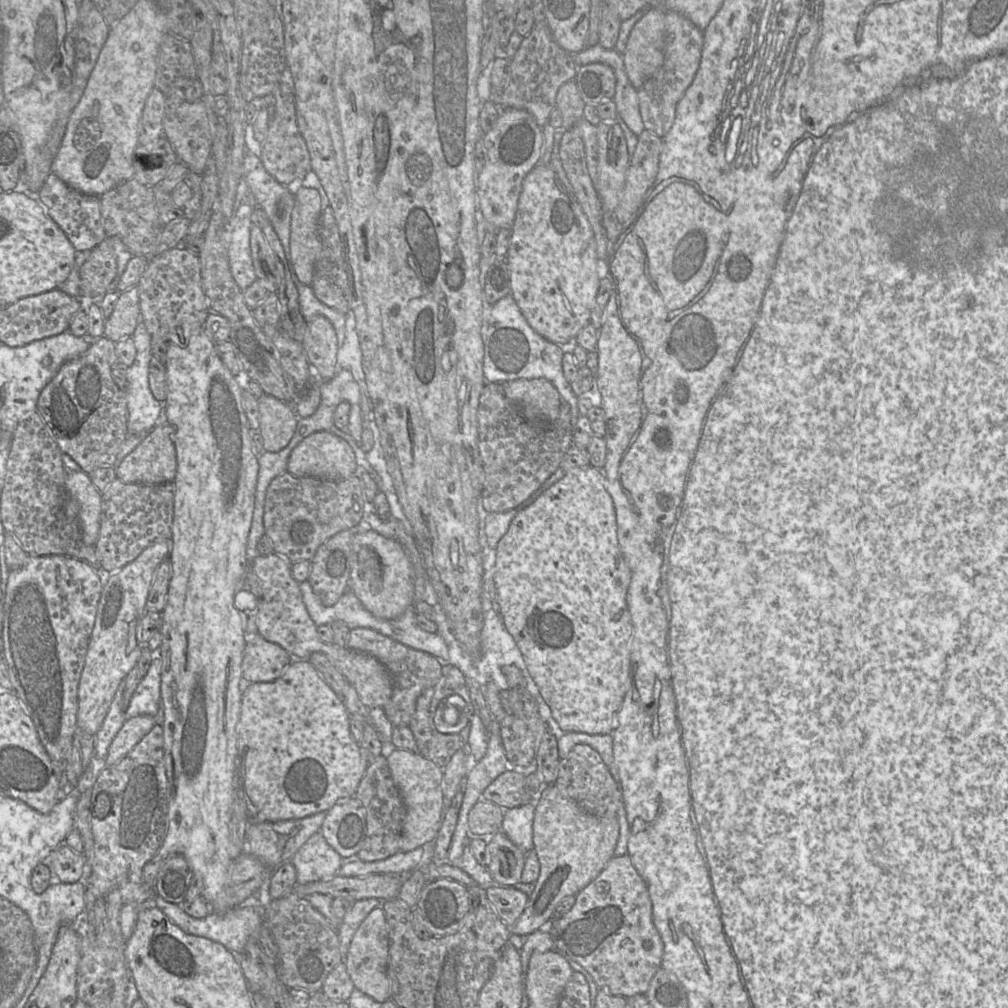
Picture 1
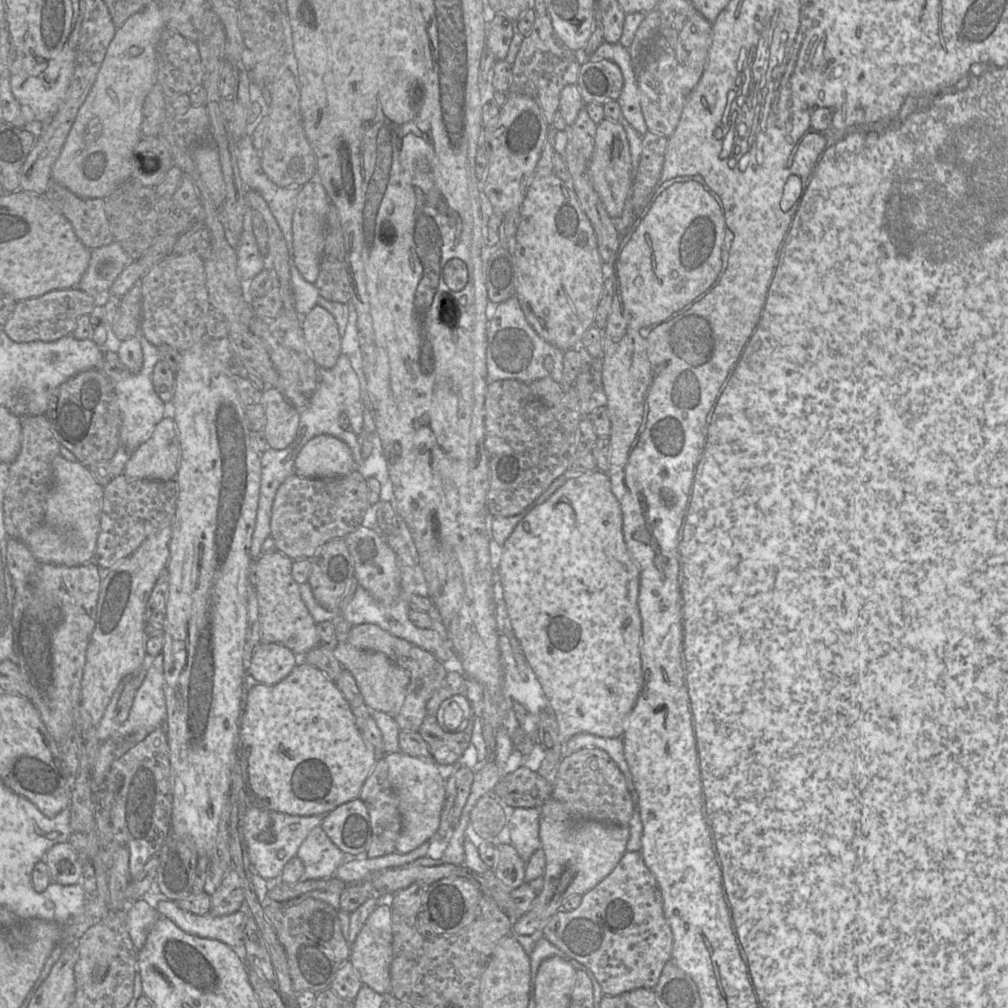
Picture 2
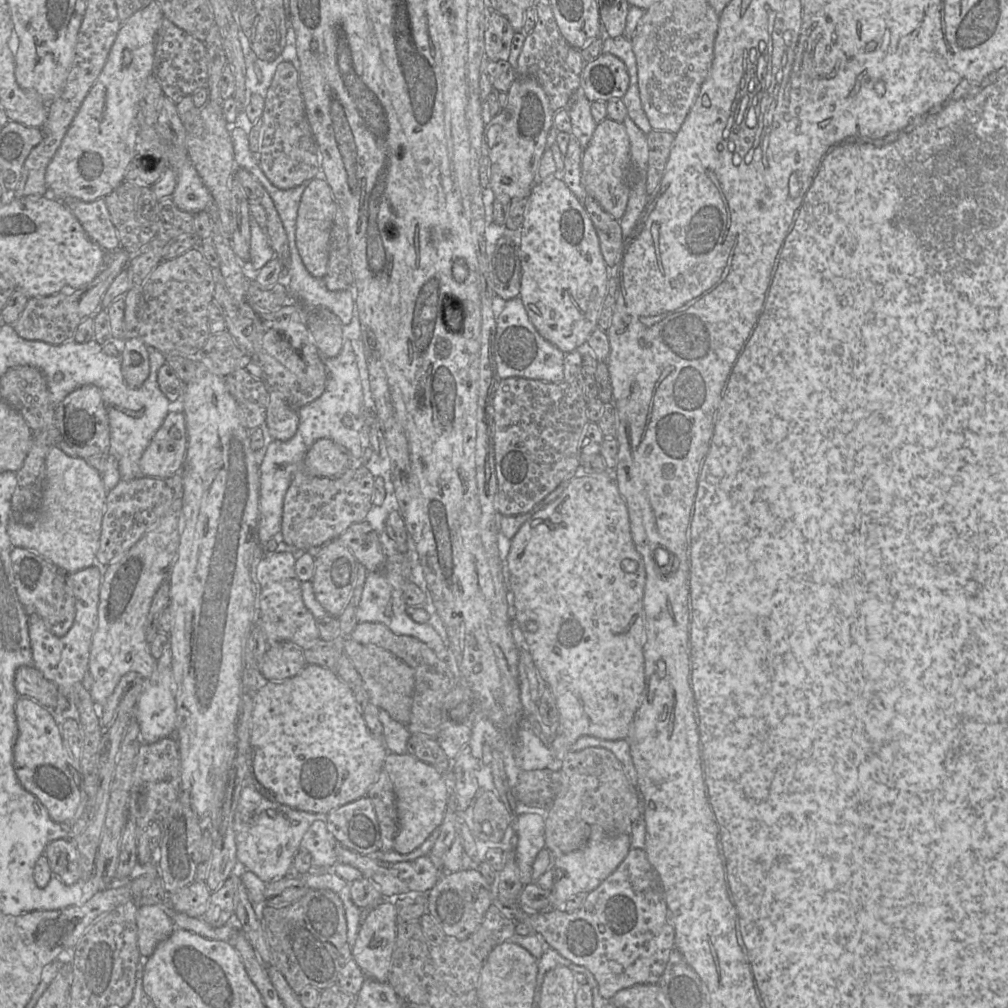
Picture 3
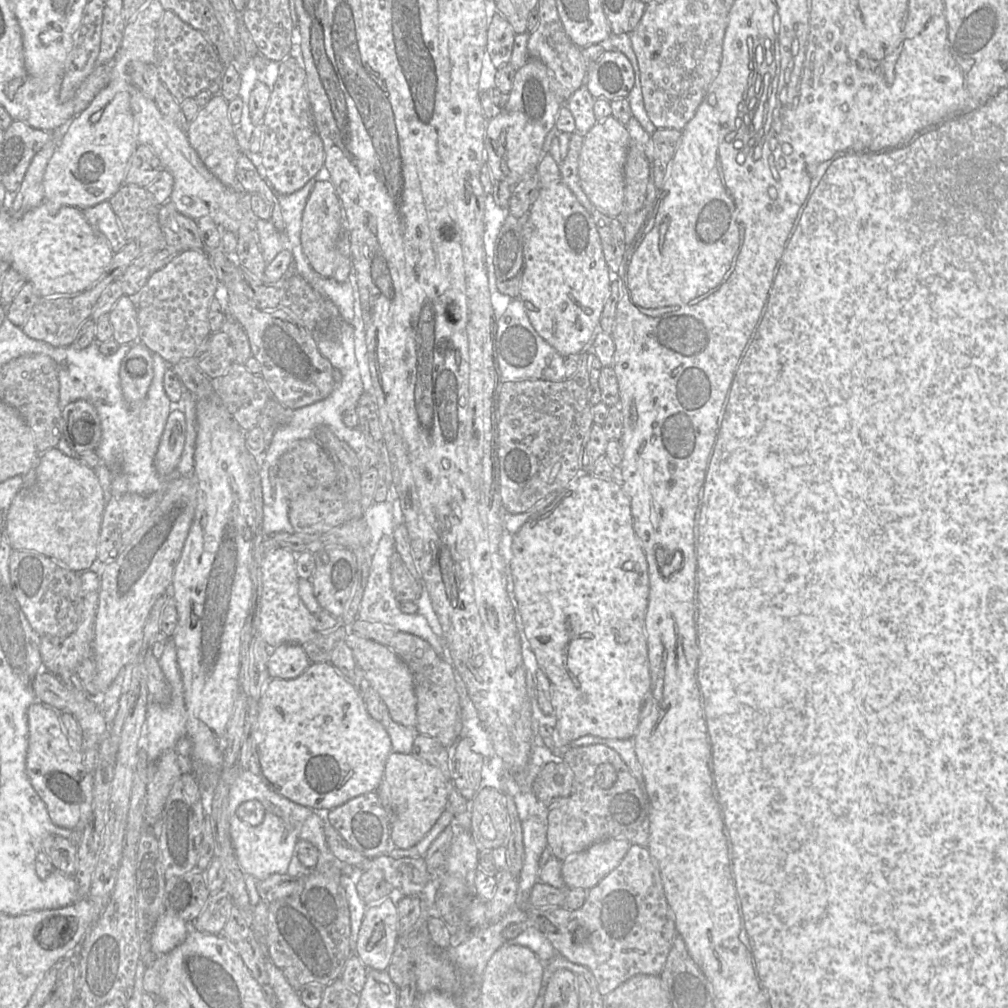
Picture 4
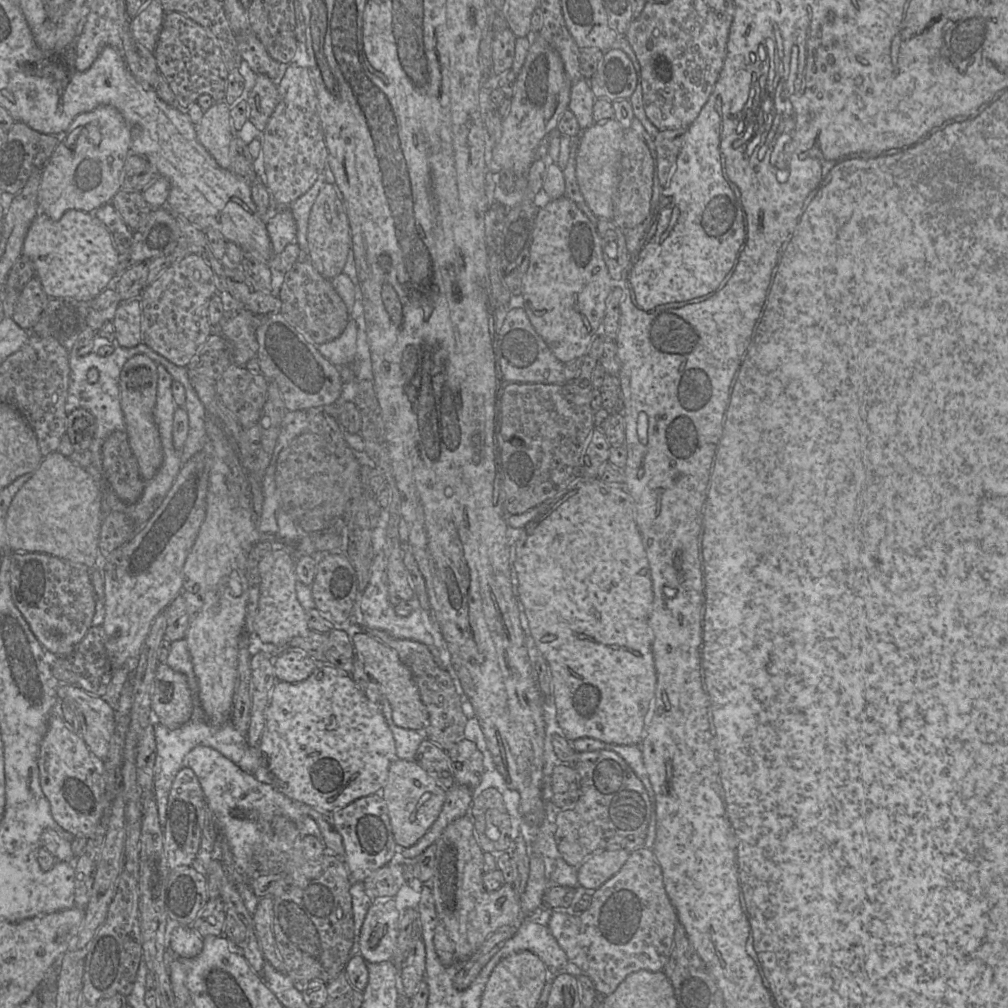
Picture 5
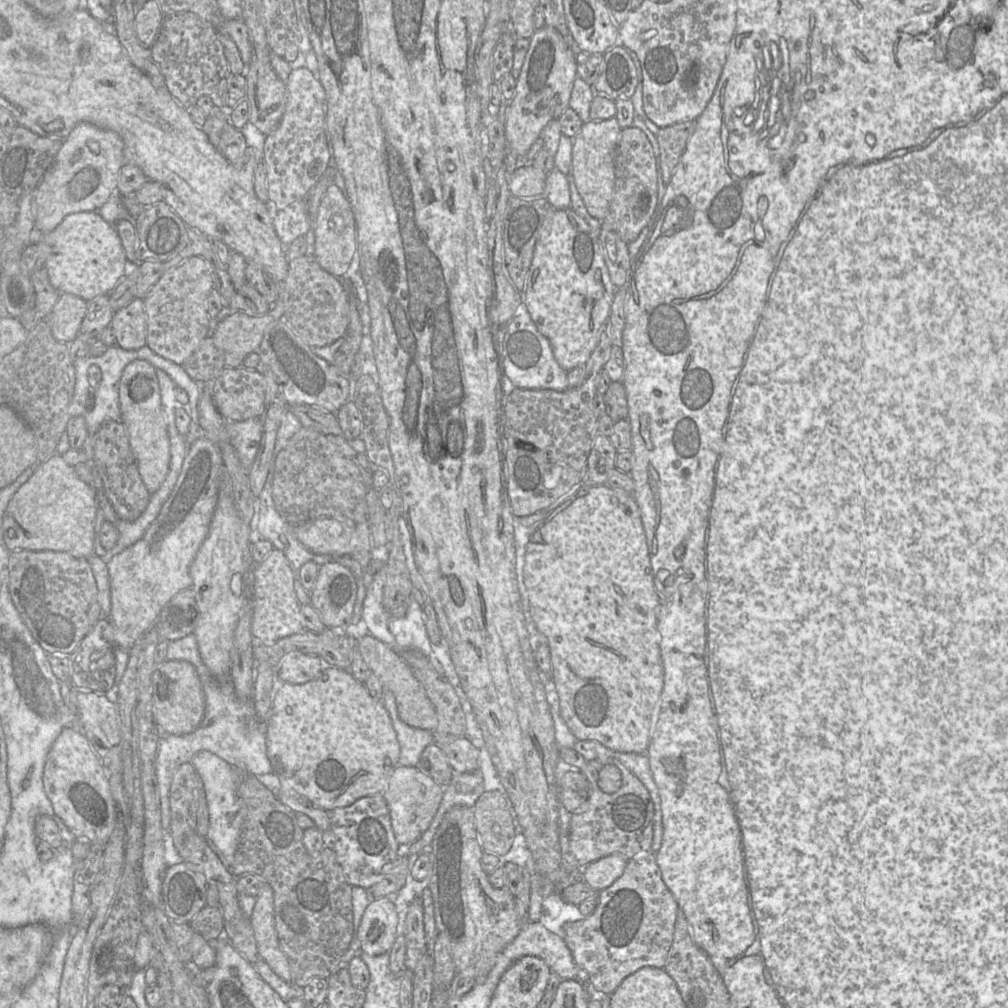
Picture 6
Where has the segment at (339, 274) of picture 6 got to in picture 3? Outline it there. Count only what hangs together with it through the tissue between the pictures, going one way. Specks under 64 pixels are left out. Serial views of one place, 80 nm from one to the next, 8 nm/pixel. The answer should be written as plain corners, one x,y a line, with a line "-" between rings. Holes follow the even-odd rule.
324,180
311,181
301,196
296,220
296,246
307,271
315,278
323,278
327,271
330,234
338,204
329,184

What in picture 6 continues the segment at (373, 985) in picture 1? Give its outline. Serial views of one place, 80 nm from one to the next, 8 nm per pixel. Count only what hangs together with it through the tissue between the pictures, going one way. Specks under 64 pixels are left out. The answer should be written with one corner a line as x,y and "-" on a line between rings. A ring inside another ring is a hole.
390,897
375,899
363,914
358,938
361,951
372,956
389,952
398,933
399,916

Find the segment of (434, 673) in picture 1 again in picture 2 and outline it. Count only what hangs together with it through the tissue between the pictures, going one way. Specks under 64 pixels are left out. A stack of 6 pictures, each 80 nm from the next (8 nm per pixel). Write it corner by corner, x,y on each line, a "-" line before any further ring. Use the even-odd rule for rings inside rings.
359,624
352,626
347,641
355,648
385,654
392,662
405,669
409,674
409,683
401,709
394,716
400,730
419,730
426,714
426,704
433,692
441,685
447,669
445,665
431,653
416,645
398,638
375,624

